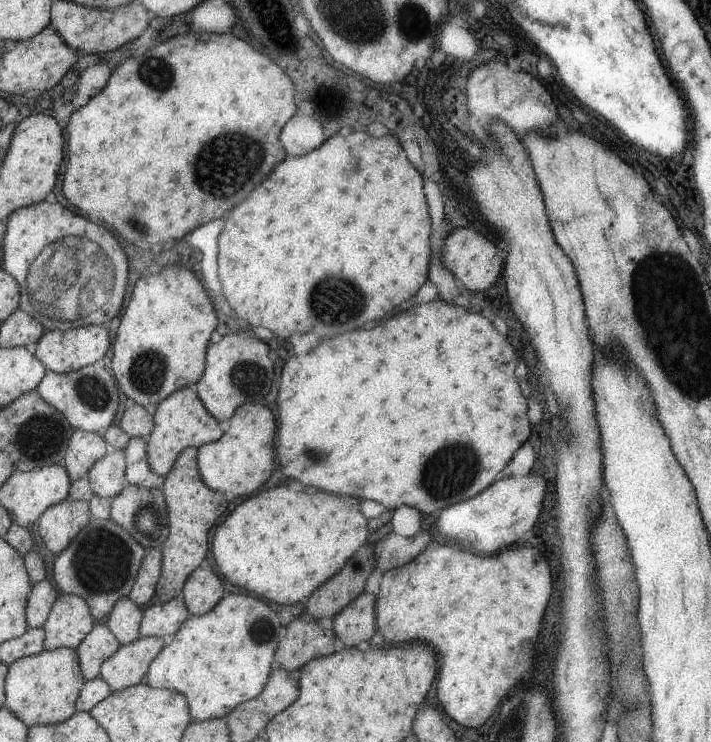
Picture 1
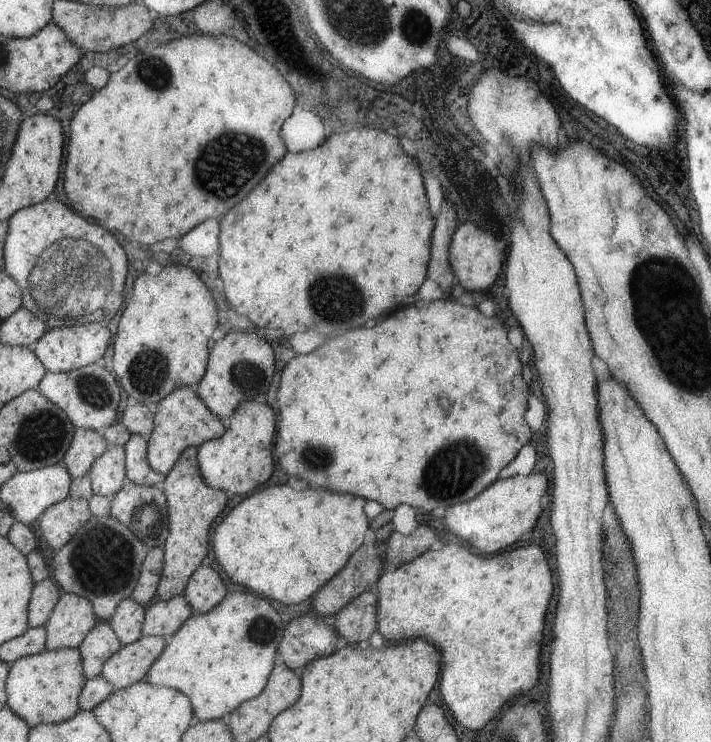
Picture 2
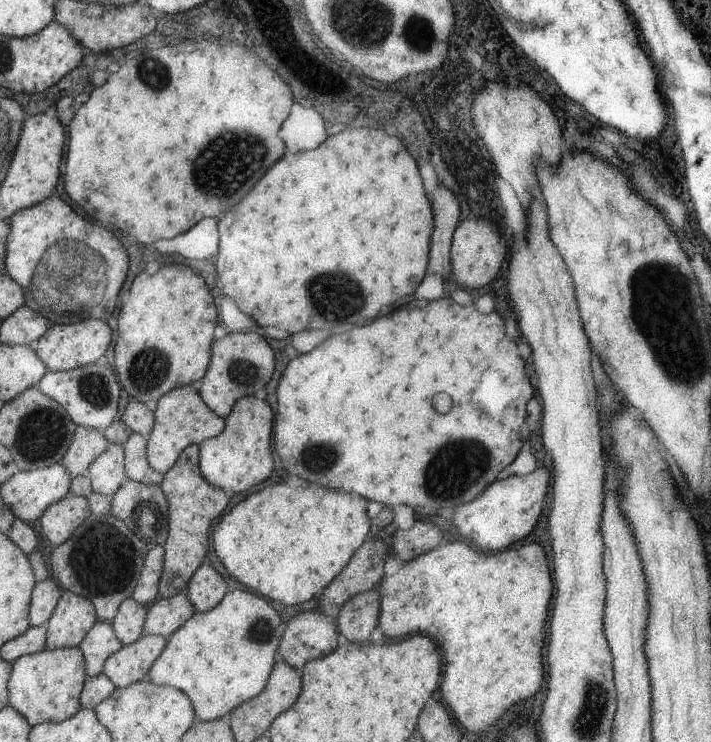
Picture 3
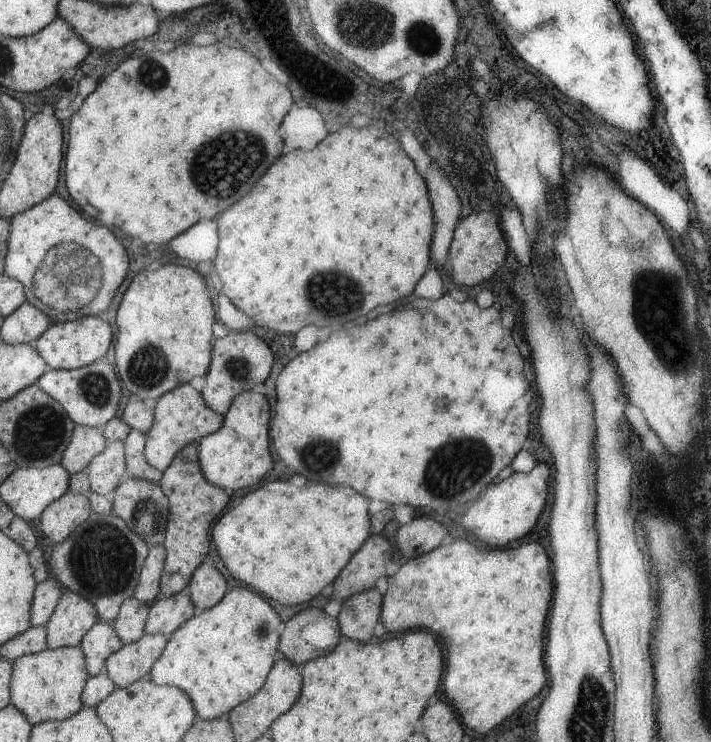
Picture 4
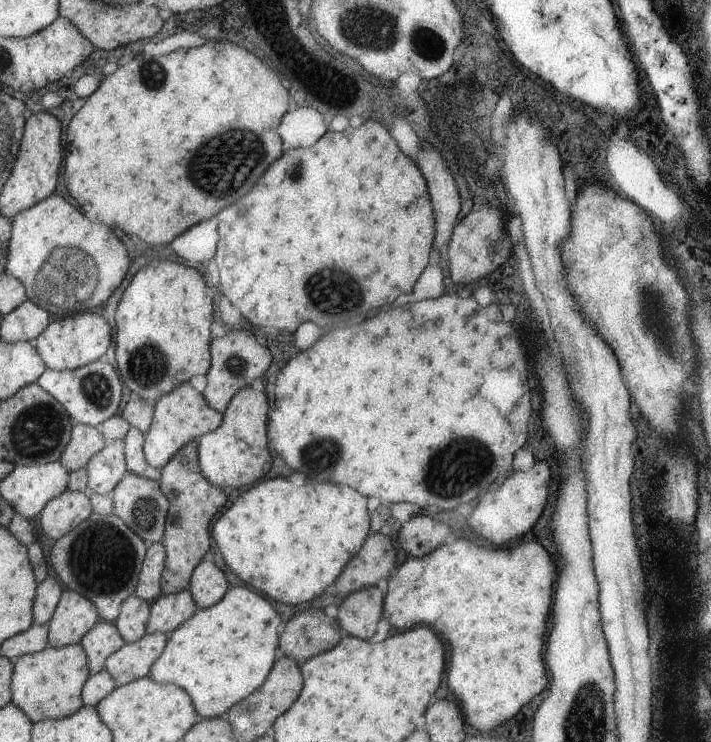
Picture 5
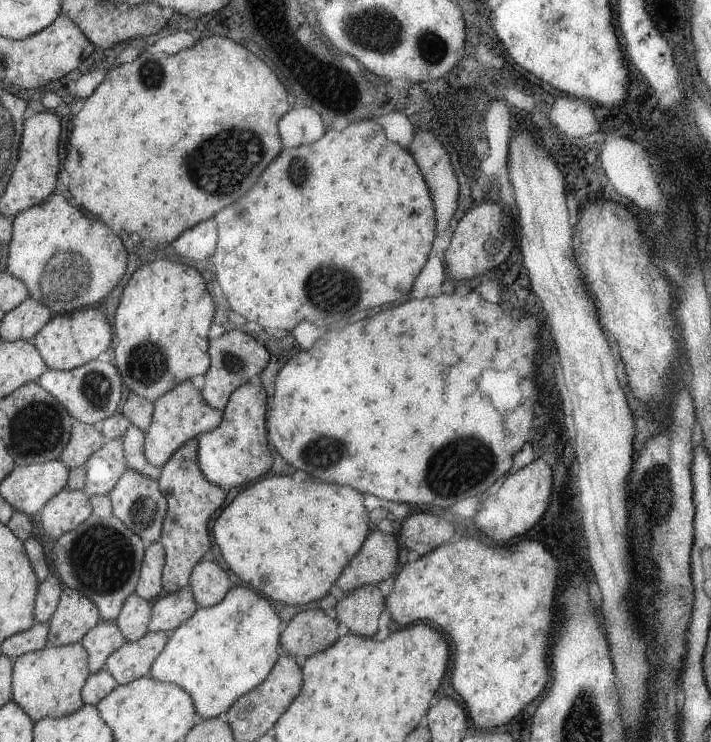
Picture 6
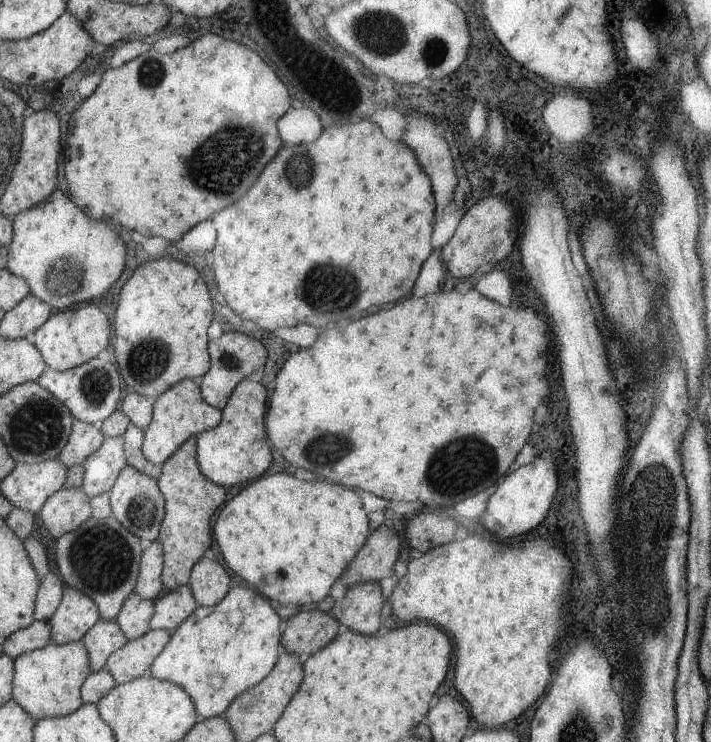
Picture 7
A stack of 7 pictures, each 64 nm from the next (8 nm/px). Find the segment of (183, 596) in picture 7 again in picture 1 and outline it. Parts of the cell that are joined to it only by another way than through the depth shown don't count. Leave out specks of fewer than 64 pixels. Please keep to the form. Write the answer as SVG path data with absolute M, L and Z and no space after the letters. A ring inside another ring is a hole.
M181 596L170 599L164 604L154 602L143 610L139 628L140 637L161 637L170 639L189 617Z

